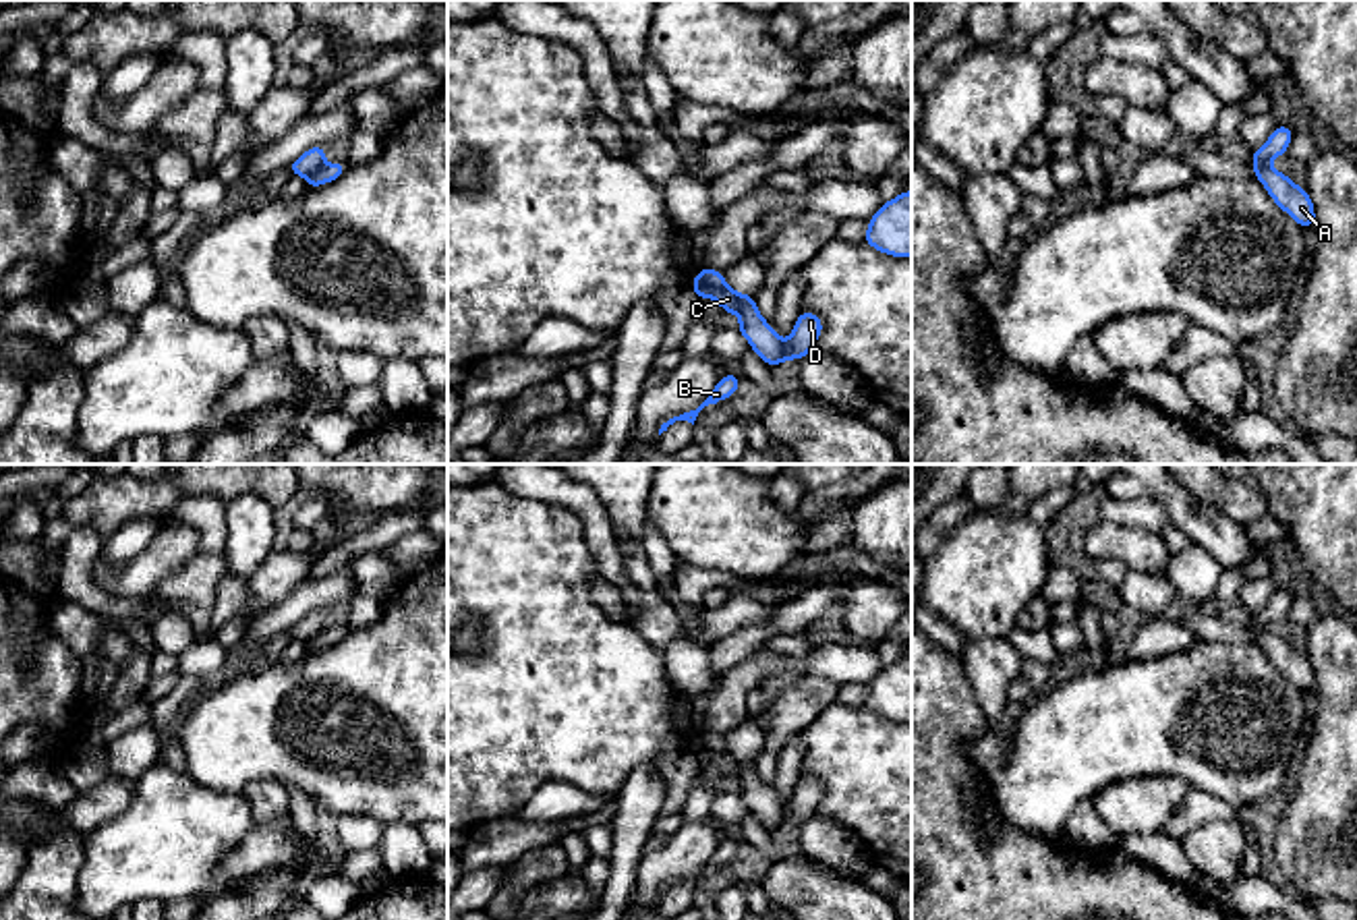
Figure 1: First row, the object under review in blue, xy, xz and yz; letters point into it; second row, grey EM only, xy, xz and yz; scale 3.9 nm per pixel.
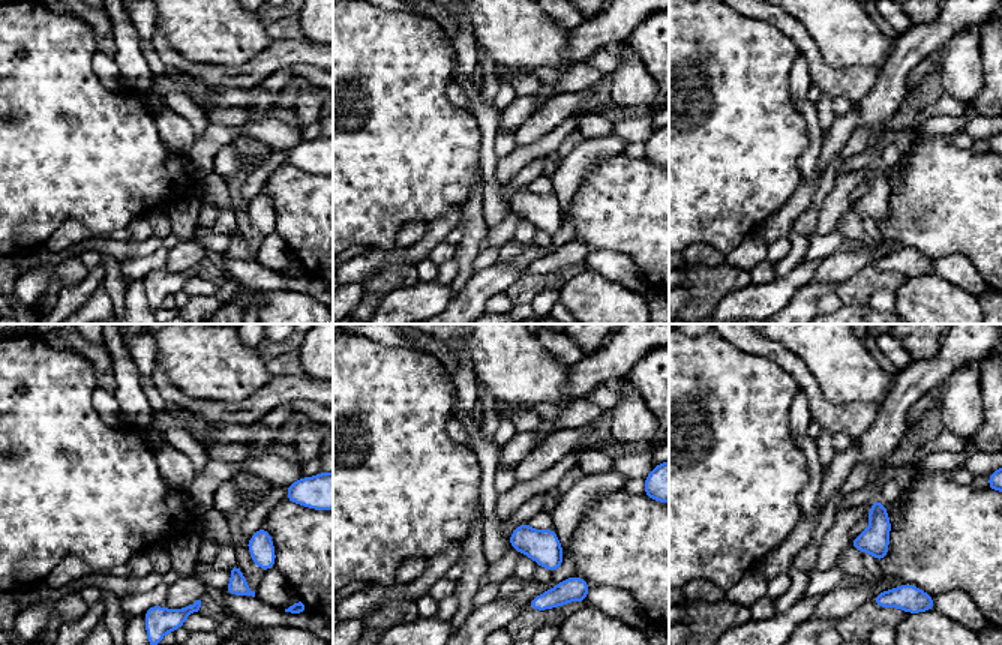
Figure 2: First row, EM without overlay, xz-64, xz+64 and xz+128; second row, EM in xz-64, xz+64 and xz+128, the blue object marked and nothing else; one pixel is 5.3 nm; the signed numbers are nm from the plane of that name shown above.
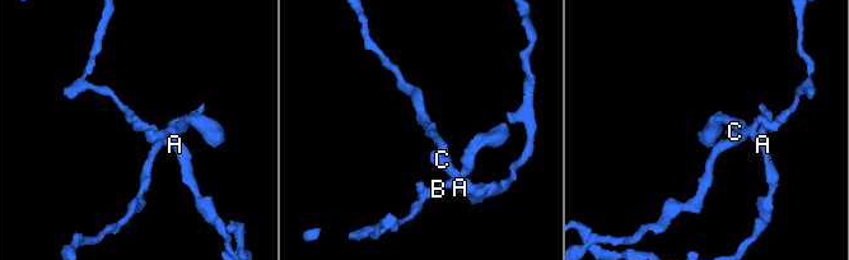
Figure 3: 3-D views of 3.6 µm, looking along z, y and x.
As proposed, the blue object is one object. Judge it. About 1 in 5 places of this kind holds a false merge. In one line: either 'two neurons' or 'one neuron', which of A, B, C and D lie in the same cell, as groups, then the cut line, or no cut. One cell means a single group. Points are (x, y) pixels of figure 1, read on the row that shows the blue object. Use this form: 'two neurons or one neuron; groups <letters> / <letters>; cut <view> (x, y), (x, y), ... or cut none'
two neurons; groups A B D / C; cut xz (788, 342), (775, 363)

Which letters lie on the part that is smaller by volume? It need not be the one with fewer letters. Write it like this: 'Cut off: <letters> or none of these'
Cut off: A, B, D

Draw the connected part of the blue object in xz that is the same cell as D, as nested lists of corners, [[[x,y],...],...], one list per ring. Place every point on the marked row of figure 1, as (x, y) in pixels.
[[[800,311],[793,332],[777,365],[787,358],[800,361],[814,350],[816,340],[822,336],[822,319],[812,311]]]

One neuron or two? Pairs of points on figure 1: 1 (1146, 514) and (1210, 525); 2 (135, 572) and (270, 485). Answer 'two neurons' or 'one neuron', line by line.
1: two neurons
2: two neurons

